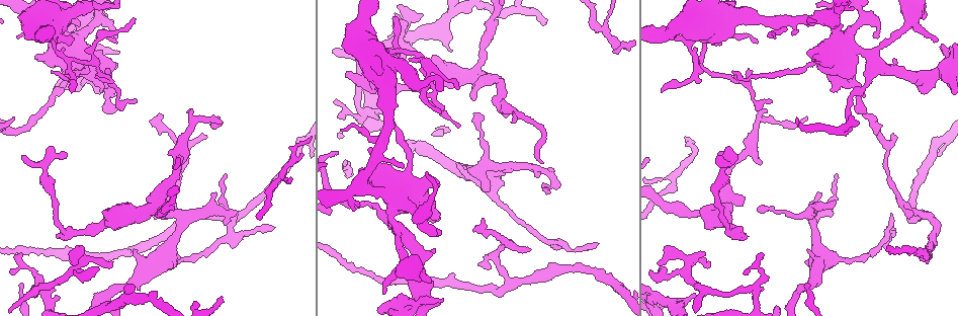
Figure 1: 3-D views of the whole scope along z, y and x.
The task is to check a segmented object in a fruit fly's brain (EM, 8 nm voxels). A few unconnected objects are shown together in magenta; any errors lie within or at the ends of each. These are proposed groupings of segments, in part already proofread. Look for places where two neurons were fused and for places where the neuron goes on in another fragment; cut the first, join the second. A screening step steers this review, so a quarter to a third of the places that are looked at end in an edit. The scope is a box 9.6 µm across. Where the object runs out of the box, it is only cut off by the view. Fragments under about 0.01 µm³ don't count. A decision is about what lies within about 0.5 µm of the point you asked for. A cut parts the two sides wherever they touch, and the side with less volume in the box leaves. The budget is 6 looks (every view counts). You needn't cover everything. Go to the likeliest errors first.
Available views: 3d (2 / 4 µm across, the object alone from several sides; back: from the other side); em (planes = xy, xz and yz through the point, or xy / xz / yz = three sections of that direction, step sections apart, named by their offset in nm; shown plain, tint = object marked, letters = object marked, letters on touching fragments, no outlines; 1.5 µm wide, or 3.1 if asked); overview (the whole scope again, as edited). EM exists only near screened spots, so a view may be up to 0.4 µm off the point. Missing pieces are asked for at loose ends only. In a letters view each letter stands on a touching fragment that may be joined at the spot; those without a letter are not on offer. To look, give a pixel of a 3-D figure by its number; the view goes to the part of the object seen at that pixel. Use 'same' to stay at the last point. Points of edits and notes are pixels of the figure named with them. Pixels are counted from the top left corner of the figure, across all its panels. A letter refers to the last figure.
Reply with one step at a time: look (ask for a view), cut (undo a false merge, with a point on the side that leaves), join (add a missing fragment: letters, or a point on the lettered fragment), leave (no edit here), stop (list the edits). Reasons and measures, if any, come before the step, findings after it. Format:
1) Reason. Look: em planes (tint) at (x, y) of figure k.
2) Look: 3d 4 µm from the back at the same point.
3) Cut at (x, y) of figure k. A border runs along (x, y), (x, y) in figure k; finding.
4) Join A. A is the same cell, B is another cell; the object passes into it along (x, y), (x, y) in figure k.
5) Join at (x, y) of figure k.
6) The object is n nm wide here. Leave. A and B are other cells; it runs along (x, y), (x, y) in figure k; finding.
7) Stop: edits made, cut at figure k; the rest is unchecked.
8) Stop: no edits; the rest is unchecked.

Free end. Look: em planes (plain) at (758, 42) of figure 1.

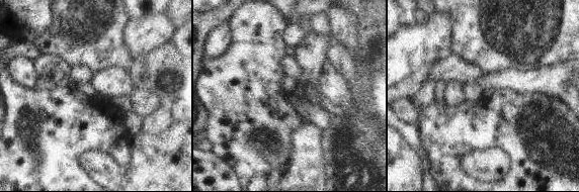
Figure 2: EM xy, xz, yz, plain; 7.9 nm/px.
Look: em planes (tint) at the same point.

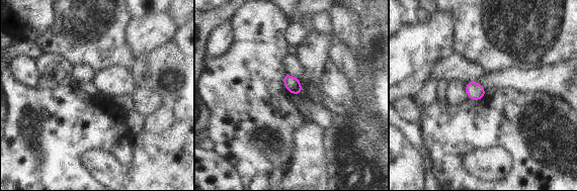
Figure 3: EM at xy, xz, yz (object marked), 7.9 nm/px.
Look: em planes (letters) at the same point.

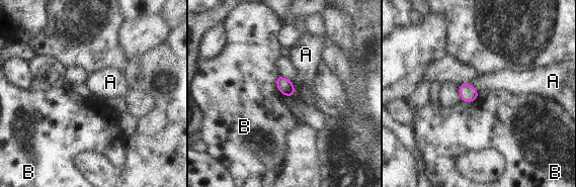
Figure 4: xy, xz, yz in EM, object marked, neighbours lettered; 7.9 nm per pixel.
The object is 120 nm wide here. Leave. A and B are other cells; a border runs along (277, 75), (276, 87), (281, 93) in figure 4; no lettered fragment goes on from it.

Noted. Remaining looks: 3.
Branch stops here. Look: em yz step 4 (tint) at (808, 285) of figure 1.

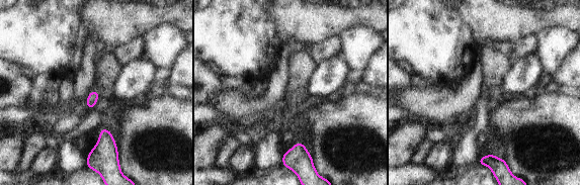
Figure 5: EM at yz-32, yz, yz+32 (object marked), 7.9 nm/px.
Look: em planes (letters) at the same point.

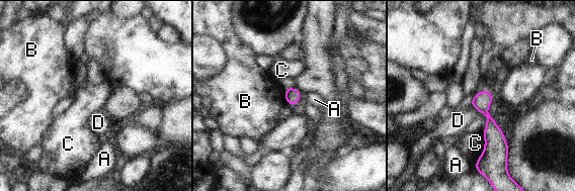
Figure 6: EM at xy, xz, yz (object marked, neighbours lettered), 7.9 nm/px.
Leave. A, B, C and D are other cells; a border runs along (283, 92), (284, 99), (290, 105) in figure 6; no lettered fragment goes on from it.

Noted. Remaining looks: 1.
Stop: no edits; the rest is unchecked.

